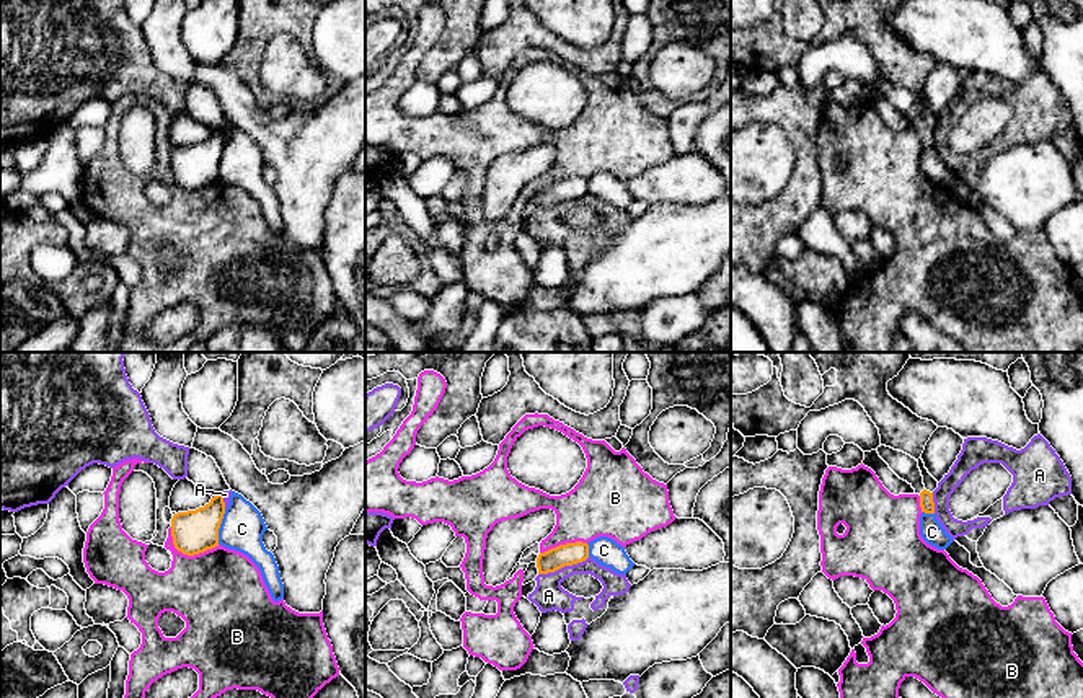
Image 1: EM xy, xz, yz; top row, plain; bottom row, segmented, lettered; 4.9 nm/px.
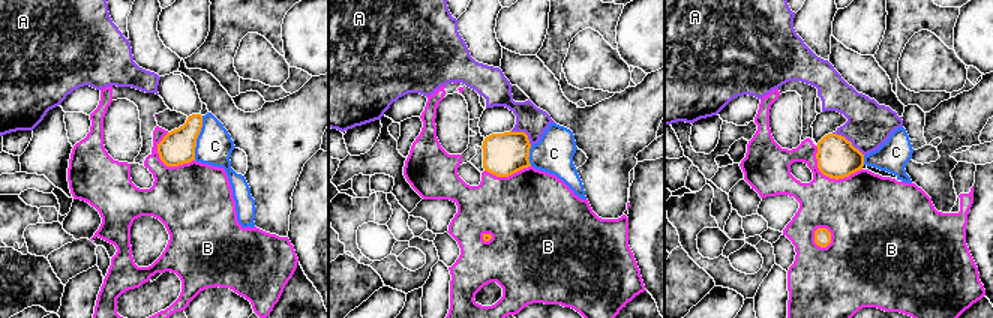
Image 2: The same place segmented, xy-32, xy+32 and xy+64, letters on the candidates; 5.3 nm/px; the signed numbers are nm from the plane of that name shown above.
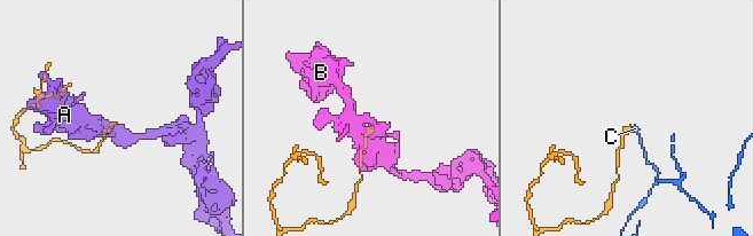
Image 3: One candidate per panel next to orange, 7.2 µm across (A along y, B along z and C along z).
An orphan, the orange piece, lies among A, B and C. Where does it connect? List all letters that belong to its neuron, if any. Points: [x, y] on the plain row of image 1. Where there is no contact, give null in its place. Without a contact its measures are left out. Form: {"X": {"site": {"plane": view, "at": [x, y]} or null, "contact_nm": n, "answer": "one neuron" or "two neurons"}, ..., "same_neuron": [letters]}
{"A": {"site": {"plane": "xz", "at": [563, 201]}, "contact_nm": 260, "answer": "two neurons"}, "B": {"site": {"plane": "xy", "at": [188, 189]}, "contact_nm": 260, "answer": "two neurons"}, "C": {"site": {"plane": "xy", "at": [219, 162]}, "contact_nm": 180, "answer": "two neurons"}, "same_neuron": []}

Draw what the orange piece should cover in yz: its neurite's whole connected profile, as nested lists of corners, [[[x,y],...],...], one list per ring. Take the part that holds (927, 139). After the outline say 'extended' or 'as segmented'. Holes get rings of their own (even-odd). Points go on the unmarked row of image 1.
[[[886,80],[877,82],[877,88],[900,114],[907,116],[915,124],[915,129],[920,130],[922,147],[935,148],[933,127],[925,124],[918,96]]] | extended

